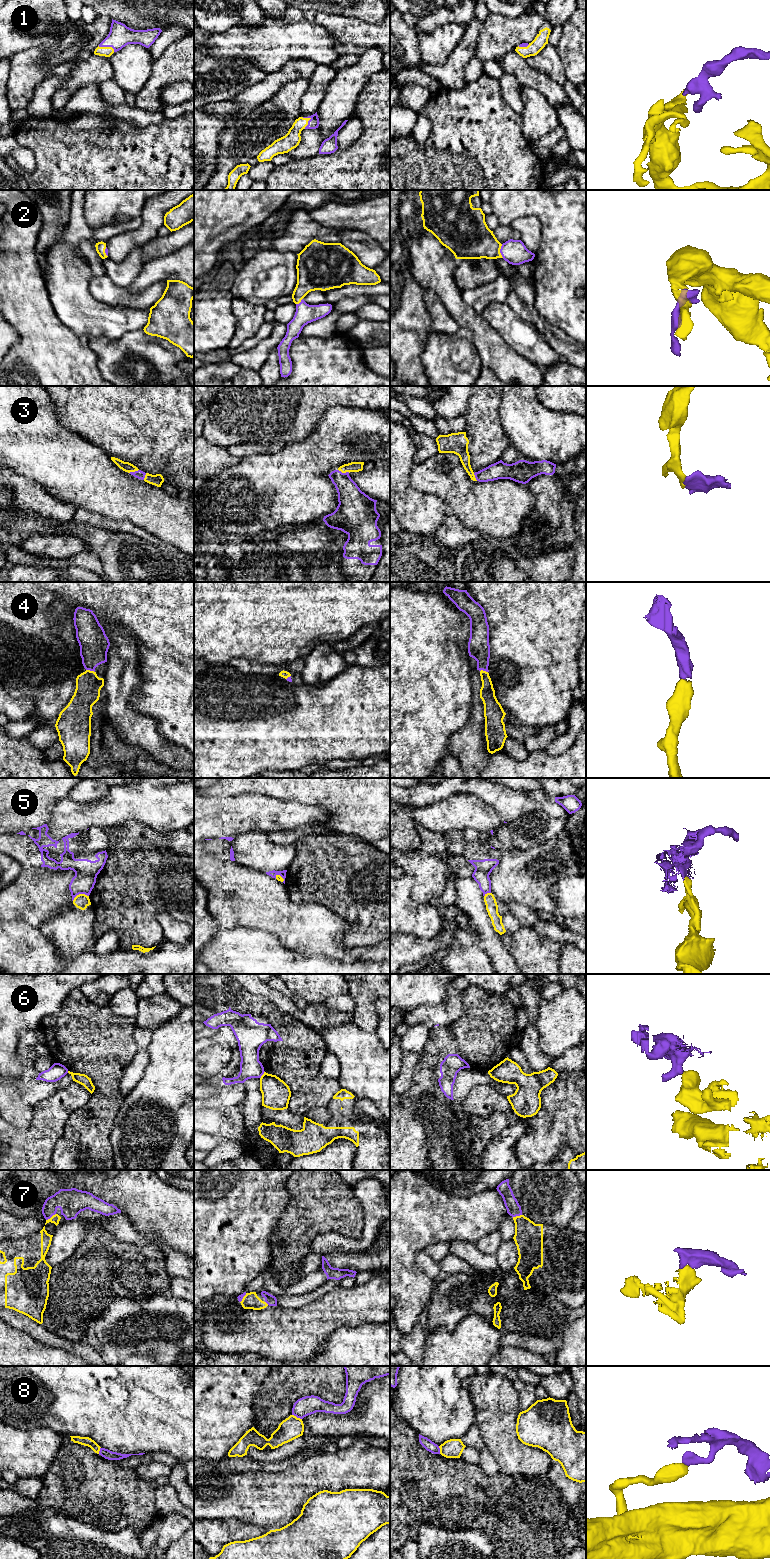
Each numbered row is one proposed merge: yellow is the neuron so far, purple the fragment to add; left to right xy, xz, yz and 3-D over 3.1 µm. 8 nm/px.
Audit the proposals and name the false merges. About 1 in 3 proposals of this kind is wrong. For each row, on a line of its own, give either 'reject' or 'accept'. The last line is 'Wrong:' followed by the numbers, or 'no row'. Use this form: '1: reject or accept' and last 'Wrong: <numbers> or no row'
1: accept
2: accept
3: accept
4: accept
5: reject
6: reject
7: accept
8: reject
Wrong: 5, 6, 8

